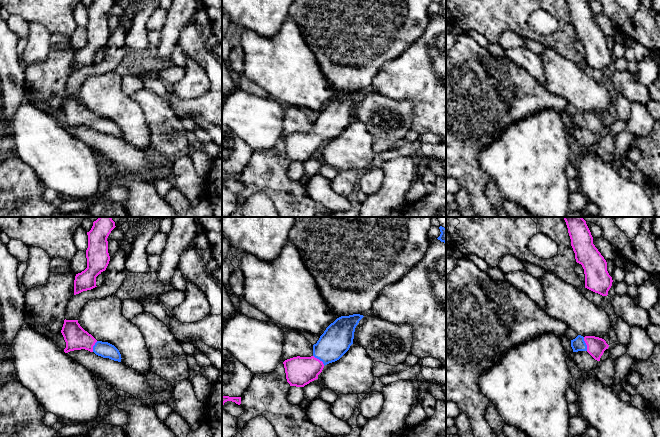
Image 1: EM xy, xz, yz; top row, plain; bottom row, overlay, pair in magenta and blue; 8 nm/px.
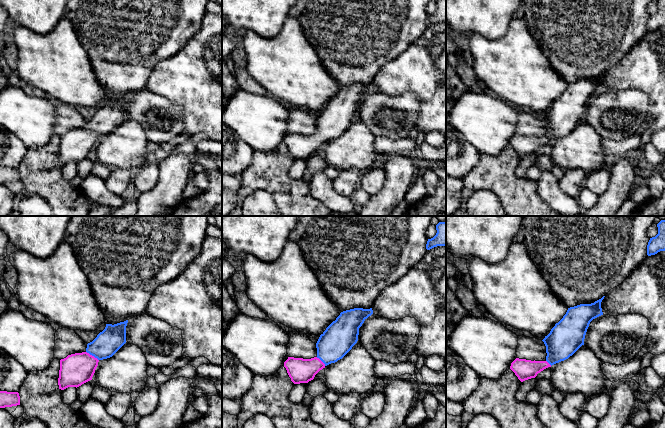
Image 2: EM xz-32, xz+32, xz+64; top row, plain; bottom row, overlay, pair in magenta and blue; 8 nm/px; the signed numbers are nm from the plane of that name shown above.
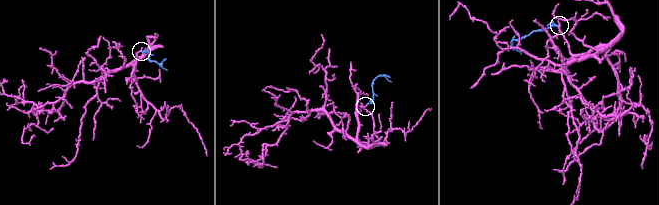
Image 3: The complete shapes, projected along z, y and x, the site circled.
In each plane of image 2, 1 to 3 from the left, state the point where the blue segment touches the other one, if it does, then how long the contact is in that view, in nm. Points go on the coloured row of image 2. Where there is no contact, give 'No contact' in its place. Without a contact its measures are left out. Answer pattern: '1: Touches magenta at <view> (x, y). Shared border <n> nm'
1: Touches magenta at xz-32 (91, 355). Shared border 130 nm
2: Touches magenta at xz+32 (321, 361). Shared border 100 nm
3: Touches magenta at xz+64 (548, 363). Shared border 60 nm

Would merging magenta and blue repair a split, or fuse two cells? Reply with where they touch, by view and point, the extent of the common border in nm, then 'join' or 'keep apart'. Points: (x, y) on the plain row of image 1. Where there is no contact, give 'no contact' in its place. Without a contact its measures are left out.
contact yz (586, 120); length 120 nm; join

